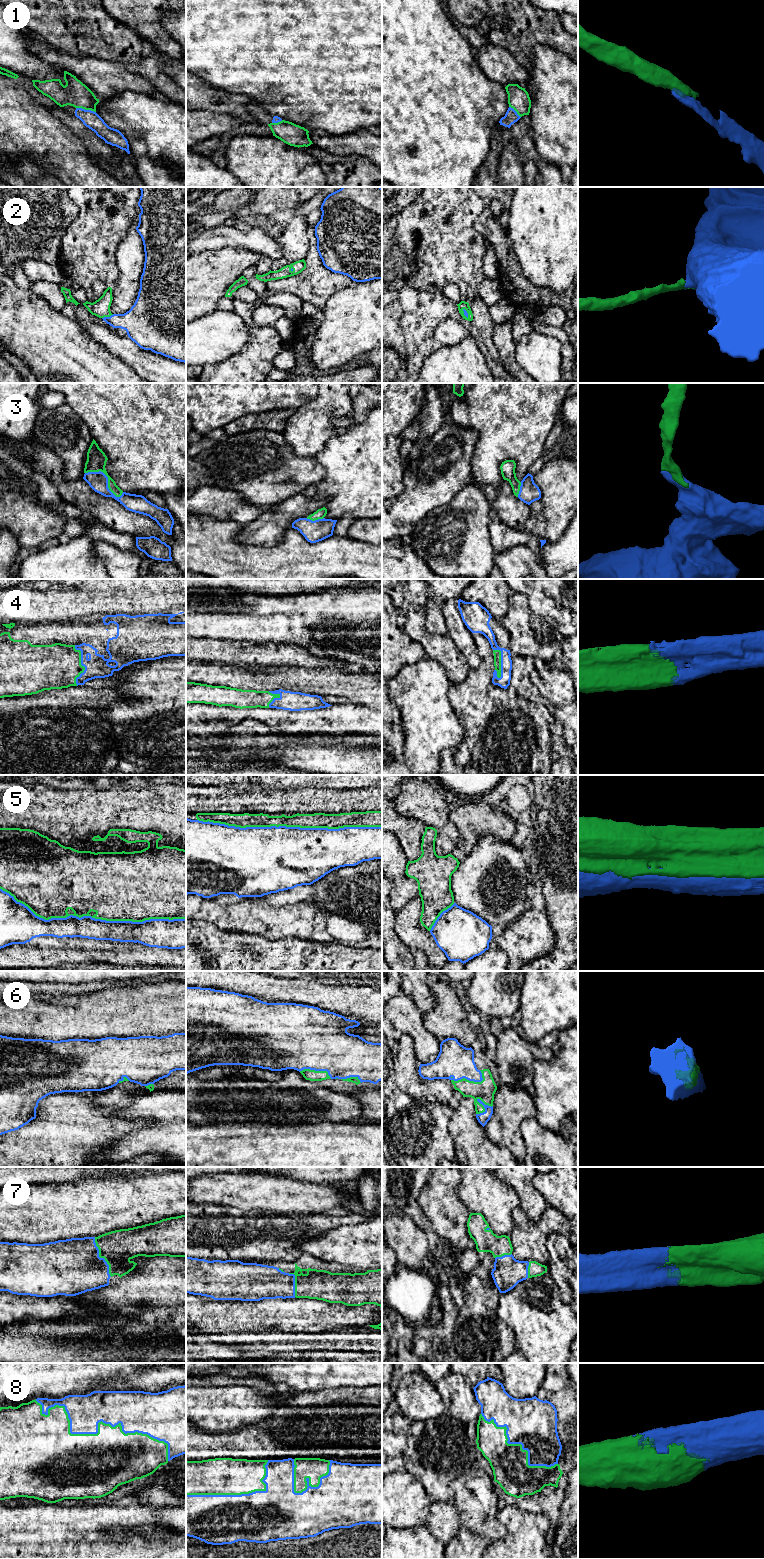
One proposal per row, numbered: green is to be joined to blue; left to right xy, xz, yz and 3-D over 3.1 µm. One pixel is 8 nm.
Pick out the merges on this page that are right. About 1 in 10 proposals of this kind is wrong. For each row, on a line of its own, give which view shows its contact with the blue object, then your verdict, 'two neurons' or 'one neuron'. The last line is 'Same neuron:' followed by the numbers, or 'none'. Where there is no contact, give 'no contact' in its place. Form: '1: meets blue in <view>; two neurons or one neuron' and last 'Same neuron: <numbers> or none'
1: meets blue in xy; one neuron
2: meets blue in xy; one neuron
3: meets blue in xy; one neuron
4: meets blue in xy; one neuron
5: meets blue in xy; two neurons
6: meets blue in yz; one neuron
7: meets blue in xy; one neuron
8: meets blue in xy; one neuron
Same neuron: 1, 2, 3, 4, 6, 7, 8

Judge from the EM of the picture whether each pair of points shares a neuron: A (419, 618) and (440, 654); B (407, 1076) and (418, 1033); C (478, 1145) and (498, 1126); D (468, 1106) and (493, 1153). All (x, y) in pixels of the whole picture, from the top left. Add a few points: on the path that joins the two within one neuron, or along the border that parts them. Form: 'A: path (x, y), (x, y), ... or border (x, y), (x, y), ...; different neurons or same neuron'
A: path (419, 627), (419, 632), (432, 645); same neuron
B: border (403, 1032), (412, 1039), (415, 1058), (420, 1063); different neurons
C: border (482, 1127), (485, 1135), (491, 1141), (506, 1149); different neurons
D: path (468, 1118), (468, 1130), (481, 1143); same neuron

